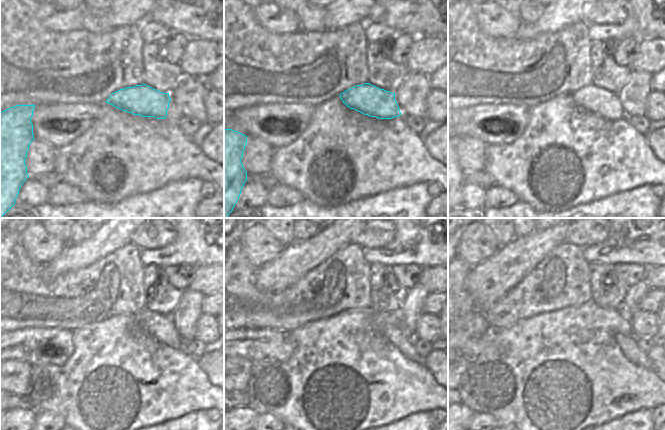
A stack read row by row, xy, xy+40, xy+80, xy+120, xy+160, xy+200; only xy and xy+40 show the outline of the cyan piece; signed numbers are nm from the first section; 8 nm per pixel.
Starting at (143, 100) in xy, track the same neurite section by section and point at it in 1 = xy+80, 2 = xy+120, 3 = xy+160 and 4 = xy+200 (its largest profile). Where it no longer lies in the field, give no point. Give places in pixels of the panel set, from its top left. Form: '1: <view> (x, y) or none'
1: xy+80 (601, 102)
2: xy+120 (161, 327)
3: xy+160 (389, 324)
4: xy+200 (627, 343)

